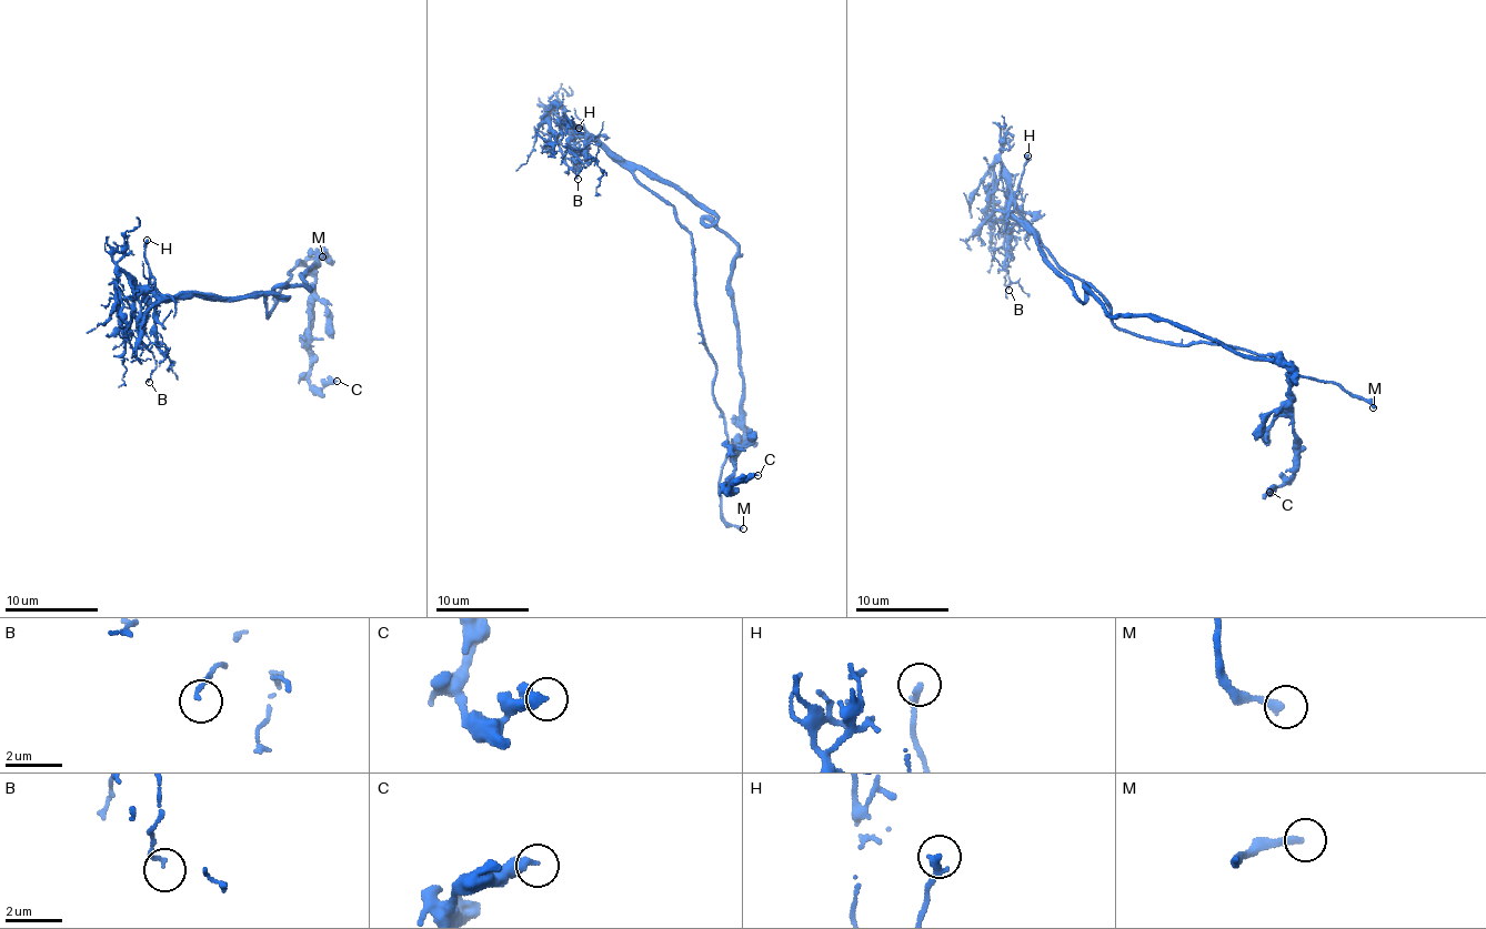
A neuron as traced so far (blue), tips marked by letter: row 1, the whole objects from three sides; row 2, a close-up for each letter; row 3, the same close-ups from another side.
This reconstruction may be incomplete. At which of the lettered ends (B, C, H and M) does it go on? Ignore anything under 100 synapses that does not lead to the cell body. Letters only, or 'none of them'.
M

